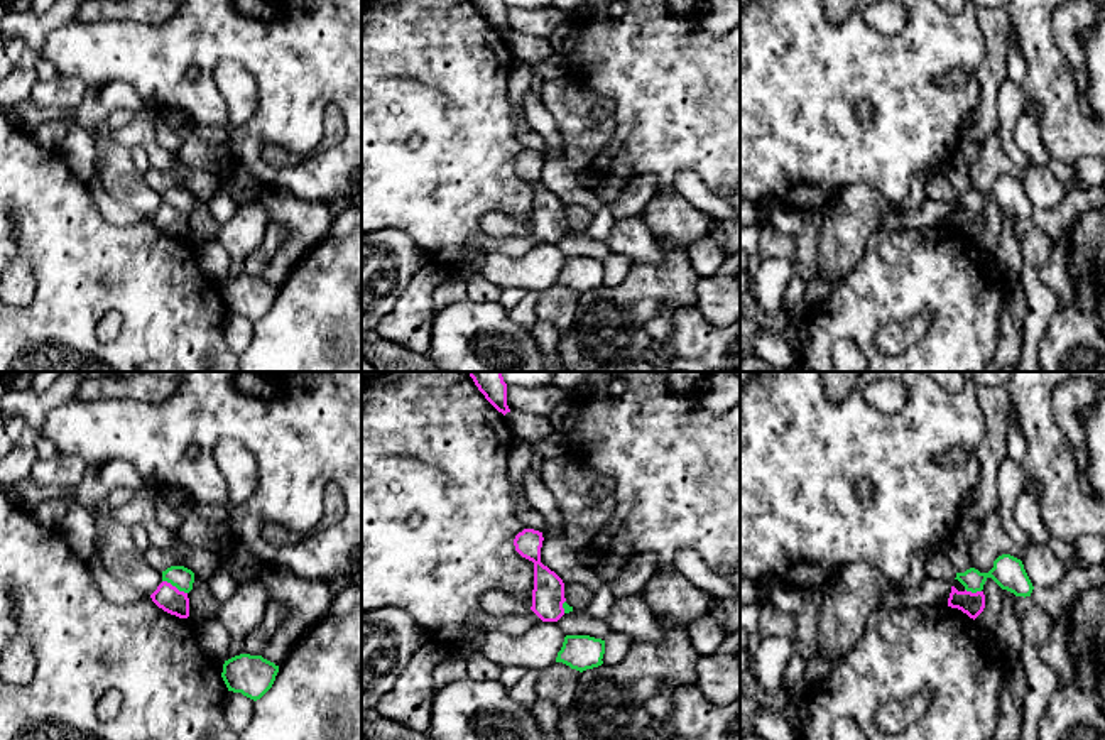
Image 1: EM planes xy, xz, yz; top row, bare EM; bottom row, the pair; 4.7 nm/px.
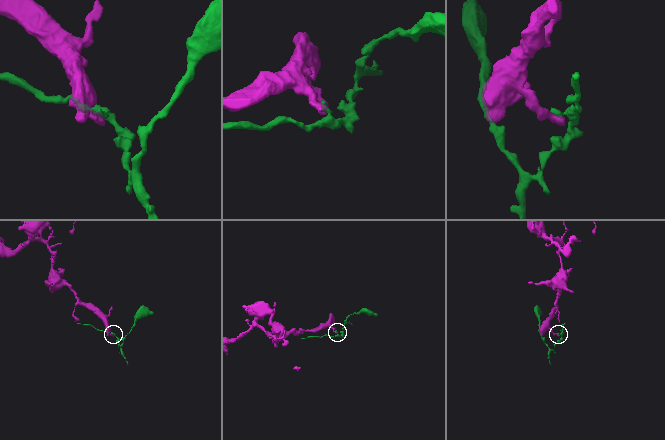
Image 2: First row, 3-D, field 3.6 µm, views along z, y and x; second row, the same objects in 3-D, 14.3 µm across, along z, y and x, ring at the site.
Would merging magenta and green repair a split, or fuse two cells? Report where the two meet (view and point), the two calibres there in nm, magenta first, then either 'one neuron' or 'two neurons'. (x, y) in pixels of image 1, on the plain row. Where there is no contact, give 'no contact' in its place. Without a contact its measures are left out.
xy (174, 208) | 120/110 nm | two neurons

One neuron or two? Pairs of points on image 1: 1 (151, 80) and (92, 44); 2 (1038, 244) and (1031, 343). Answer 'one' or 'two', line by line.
1: one
2: one

